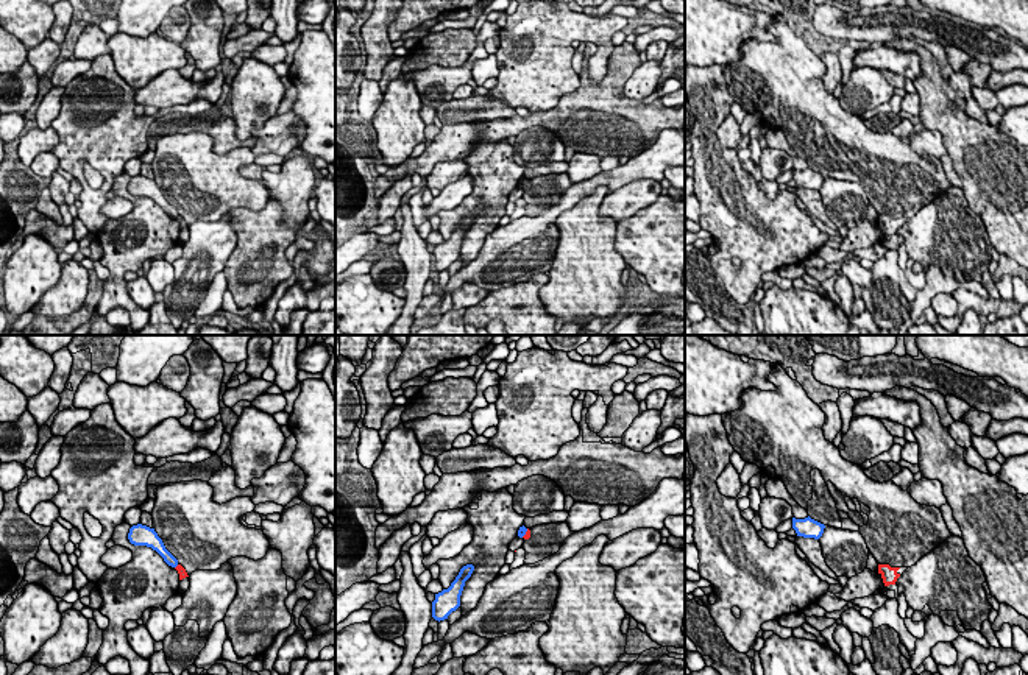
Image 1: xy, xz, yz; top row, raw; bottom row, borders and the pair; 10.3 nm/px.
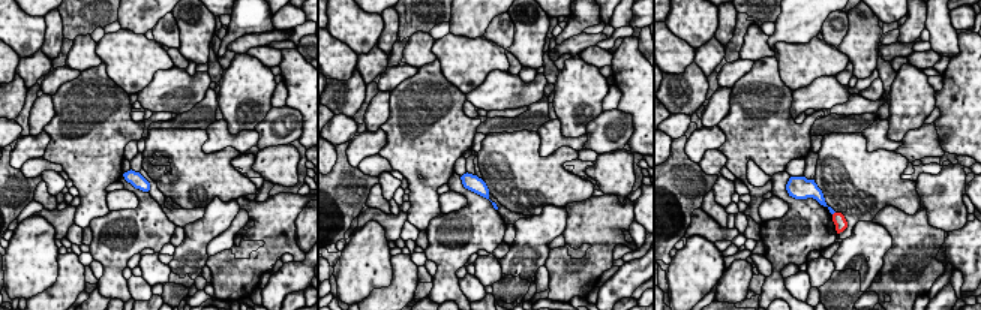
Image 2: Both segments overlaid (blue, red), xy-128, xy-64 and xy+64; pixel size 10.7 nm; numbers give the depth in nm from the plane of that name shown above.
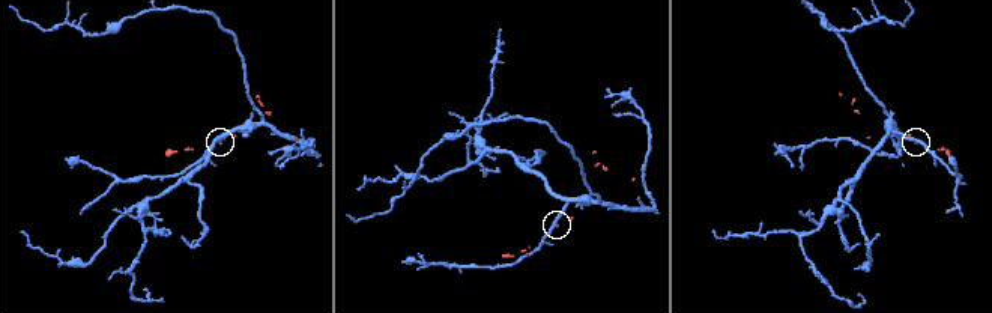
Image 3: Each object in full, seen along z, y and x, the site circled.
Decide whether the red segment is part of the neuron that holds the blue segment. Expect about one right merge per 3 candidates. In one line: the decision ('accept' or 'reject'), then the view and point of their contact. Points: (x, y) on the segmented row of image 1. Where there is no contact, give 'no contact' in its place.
reject | xz (524, 533)

